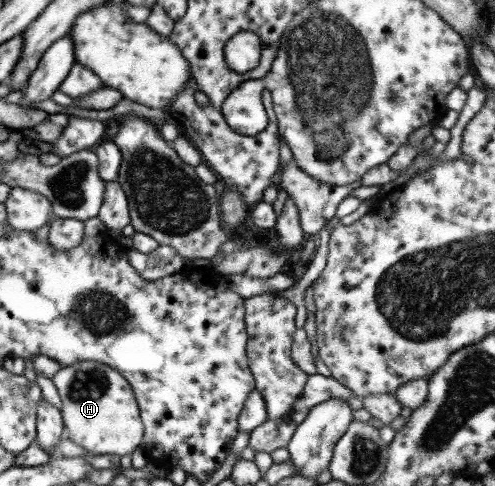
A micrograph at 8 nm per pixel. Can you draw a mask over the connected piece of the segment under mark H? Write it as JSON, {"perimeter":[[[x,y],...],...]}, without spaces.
{"perimeter":[[[79,361],[79,363],[62,369],[52,379],[61,398],[62,420],[65,436],[81,445],[89,455],[125,455],[142,445],[144,425],[140,409],[131,384],[121,377],[121,373],[99,363],[99,361]]]}

